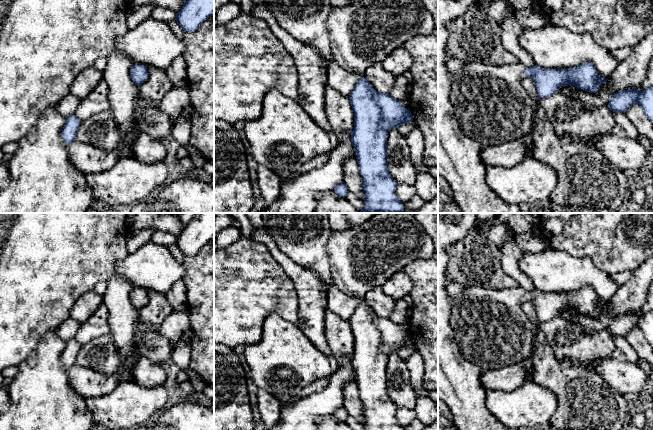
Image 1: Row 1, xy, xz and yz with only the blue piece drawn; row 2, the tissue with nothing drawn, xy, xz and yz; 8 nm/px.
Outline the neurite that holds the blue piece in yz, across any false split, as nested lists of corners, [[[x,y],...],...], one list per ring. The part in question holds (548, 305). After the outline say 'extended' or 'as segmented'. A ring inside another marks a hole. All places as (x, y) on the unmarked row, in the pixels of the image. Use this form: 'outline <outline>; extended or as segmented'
outline [[[483,286],[465,287],[452,300],[453,310],[450,316],[450,324],[454,339],[460,353],[470,362],[476,364],[482,371],[494,370],[504,366],[522,363],[533,353],[532,326],[522,310],[525,301],[530,301],[535,306],[539,321],[546,322],[556,318],[563,310],[575,310],[578,313],[596,317],[600,309],[608,303],[598,299],[594,288],[583,287],[577,291],[567,293],[542,292],[537,289],[526,292],[523,288],[497,290]]]; extended

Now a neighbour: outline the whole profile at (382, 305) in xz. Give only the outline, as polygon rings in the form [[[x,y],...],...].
[[[373,287],[363,300],[377,316],[390,318],[395,305],[394,299],[386,295],[382,287]]]

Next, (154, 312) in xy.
[[[146,290],[148,303],[139,311],[139,321],[160,331],[161,323],[173,311],[166,296],[153,290]]]

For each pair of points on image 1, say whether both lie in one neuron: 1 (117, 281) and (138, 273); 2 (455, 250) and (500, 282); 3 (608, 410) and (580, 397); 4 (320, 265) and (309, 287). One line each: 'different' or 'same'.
1: different
2: same
3: same
4: different

